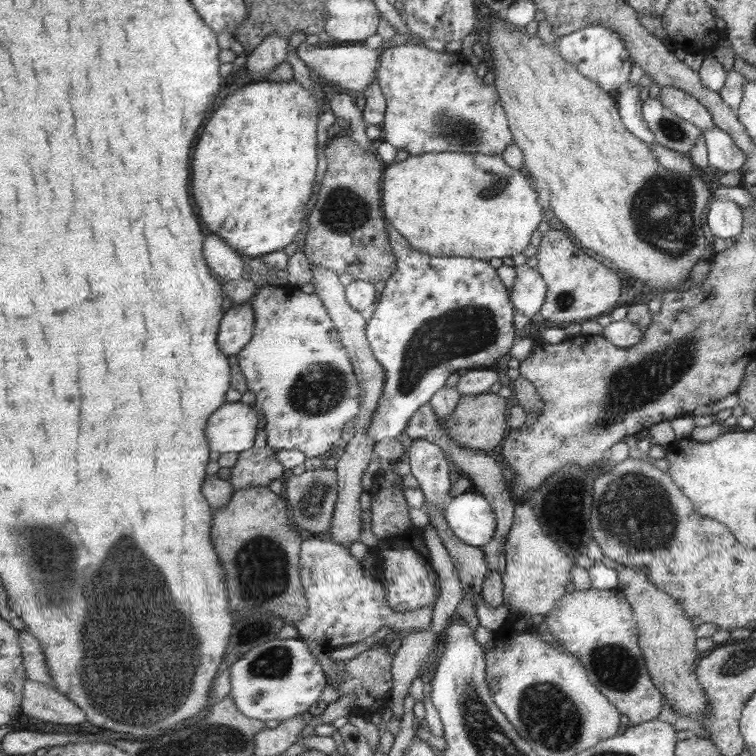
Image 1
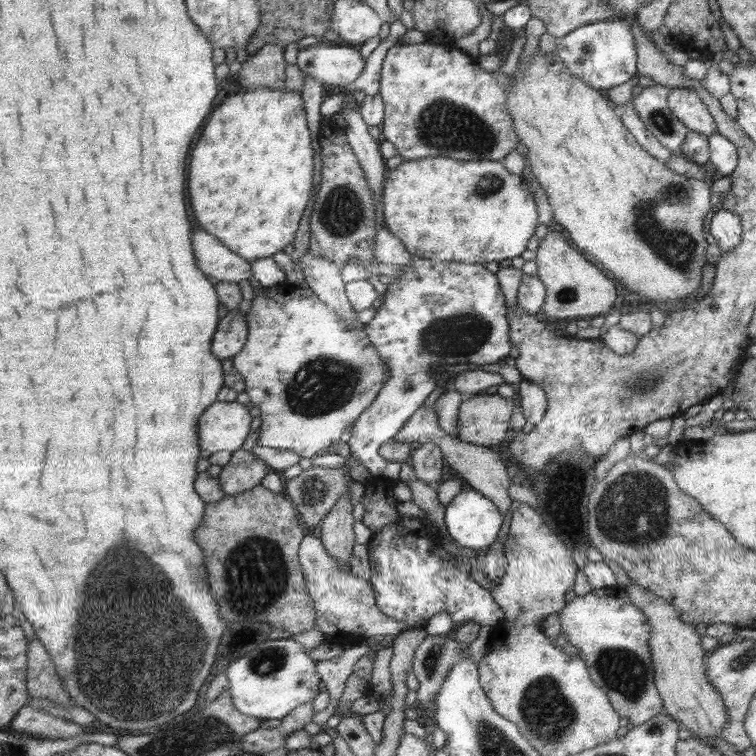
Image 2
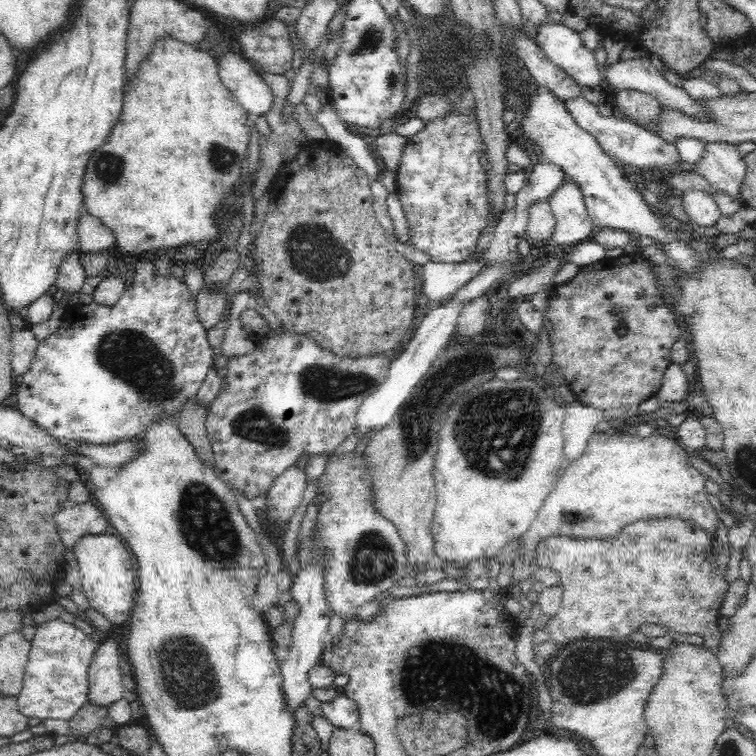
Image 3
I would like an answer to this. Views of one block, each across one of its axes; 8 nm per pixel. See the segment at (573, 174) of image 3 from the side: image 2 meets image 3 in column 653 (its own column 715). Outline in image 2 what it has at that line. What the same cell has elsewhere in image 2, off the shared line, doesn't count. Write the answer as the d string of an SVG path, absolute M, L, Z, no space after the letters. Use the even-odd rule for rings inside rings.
M718 207L711 220L711 235L722 253L736 248L743 240L742 219L735 211Z

